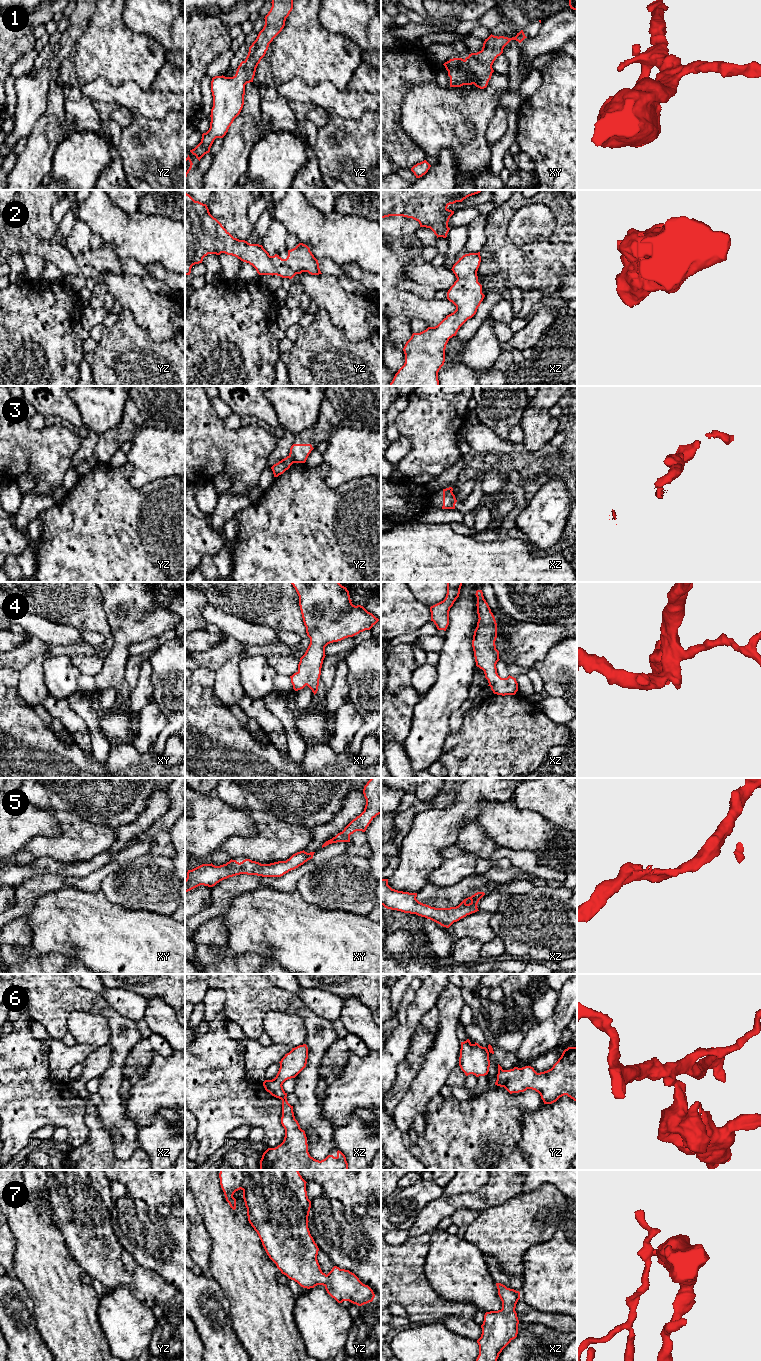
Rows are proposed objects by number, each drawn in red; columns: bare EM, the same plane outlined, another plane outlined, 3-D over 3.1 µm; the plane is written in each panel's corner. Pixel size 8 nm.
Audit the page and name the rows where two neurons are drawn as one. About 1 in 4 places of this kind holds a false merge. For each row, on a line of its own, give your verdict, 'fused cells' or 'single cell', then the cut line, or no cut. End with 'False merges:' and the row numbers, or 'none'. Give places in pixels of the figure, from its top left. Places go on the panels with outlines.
1: single cell; cut none
2: single cell; cut none
3: fused cells; cut yz (288, 456), (293, 462)
4: single cell; cut none
5: single cell; cut none
6: fused cells; cut xz (284, 1092), (280, 1098)
7: single cell; cut none
False merges: 3, 6

